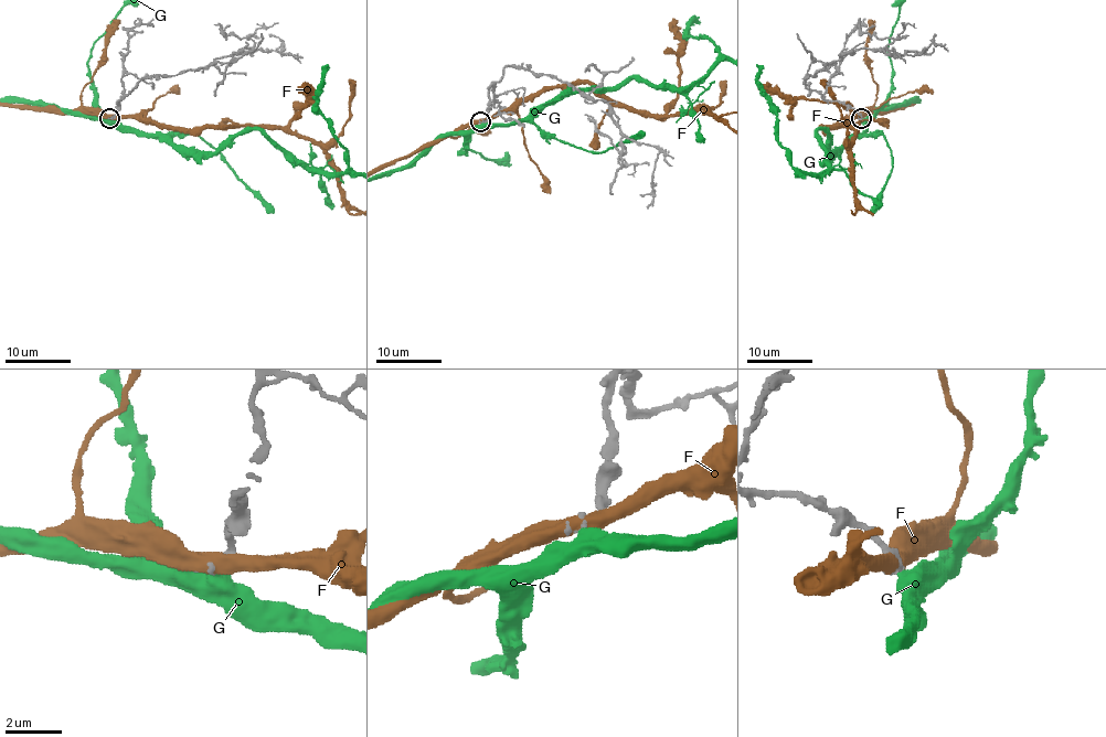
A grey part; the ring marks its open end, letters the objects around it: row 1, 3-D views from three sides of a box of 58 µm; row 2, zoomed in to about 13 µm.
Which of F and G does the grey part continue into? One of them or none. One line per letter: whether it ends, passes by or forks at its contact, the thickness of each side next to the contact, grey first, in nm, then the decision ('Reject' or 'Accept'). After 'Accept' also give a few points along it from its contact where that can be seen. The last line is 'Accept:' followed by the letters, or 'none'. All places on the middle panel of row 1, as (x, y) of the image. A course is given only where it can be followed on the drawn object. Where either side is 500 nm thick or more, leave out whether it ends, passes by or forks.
F: Thickness 280 nm (grey) against 500 nm. Reject
G: Thickness 260 nm (grey) against 500 nm. Reject
Accept: none

